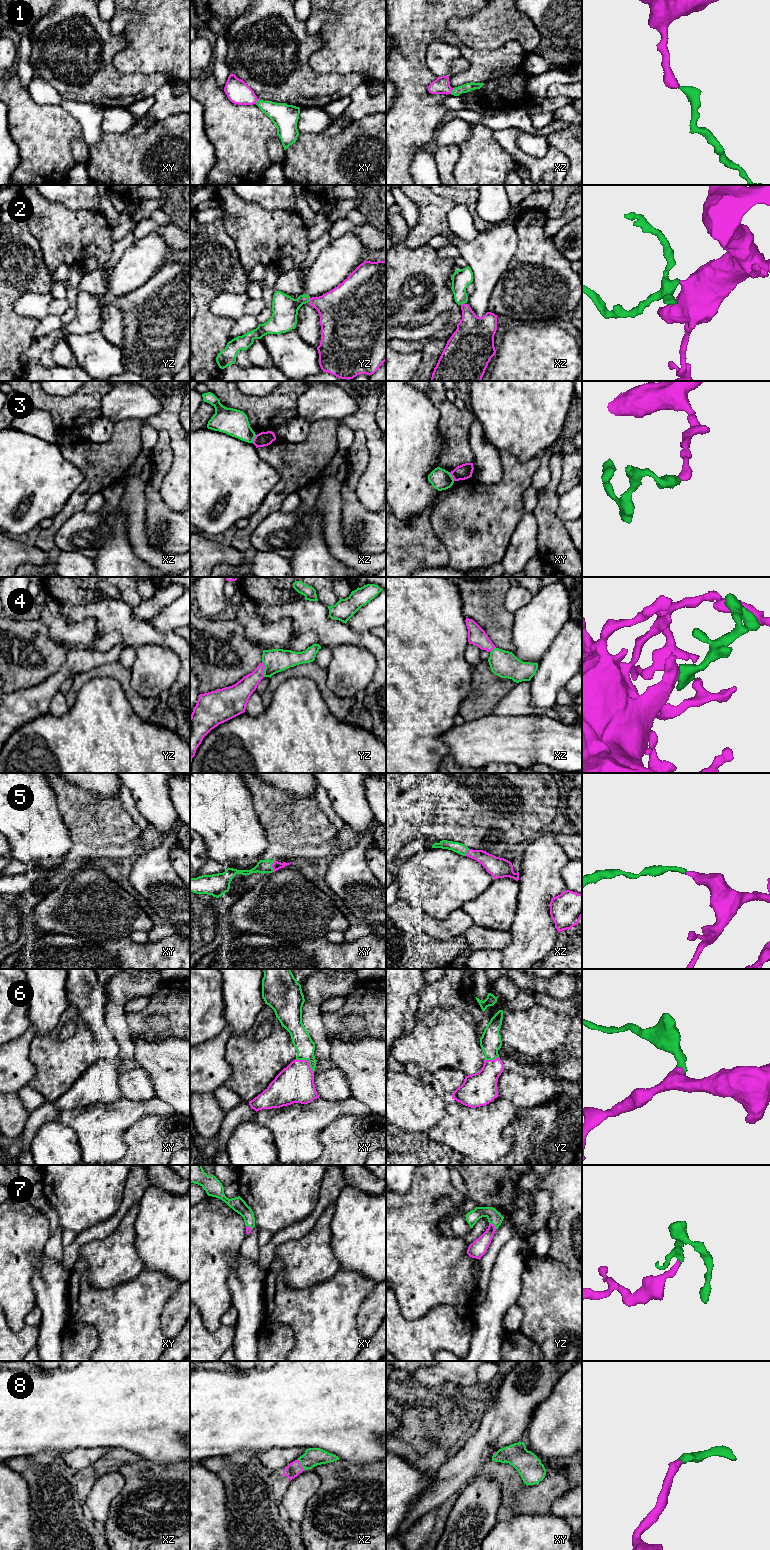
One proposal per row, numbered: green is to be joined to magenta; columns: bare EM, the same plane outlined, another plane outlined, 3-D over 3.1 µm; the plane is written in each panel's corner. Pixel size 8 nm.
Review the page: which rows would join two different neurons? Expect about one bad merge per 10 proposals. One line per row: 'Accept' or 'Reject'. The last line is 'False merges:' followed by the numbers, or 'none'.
1: Accept
2: Accept
3: Reject
4: Accept
5: Accept
6: Accept
7: Accept
8: Accept
False merges: 3

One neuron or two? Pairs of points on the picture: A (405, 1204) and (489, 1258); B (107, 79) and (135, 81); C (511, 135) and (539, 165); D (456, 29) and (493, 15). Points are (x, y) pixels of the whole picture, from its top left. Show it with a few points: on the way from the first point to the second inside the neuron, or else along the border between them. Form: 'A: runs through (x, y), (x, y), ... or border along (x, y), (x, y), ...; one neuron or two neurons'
A: border along (479, 1260), (480, 1262); two neurons
B: runs through (114, 81), (128, 81); one neuron
C: runs through (511, 145), (529, 162); one neuron
D: runs through (465, 29), (479, 29), (484, 24); one neuron

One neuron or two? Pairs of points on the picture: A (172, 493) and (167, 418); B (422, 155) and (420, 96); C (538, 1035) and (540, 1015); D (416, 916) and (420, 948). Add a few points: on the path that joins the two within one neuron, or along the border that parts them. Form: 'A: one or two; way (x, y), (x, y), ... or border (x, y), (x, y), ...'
A: one; way (179, 474), (179, 437)
B: two; border (424, 147), (421, 147), (416, 152), (409, 168)
C: one; way (538, 1030), (538, 1020)
D: one; way (416, 924), (418, 940)

